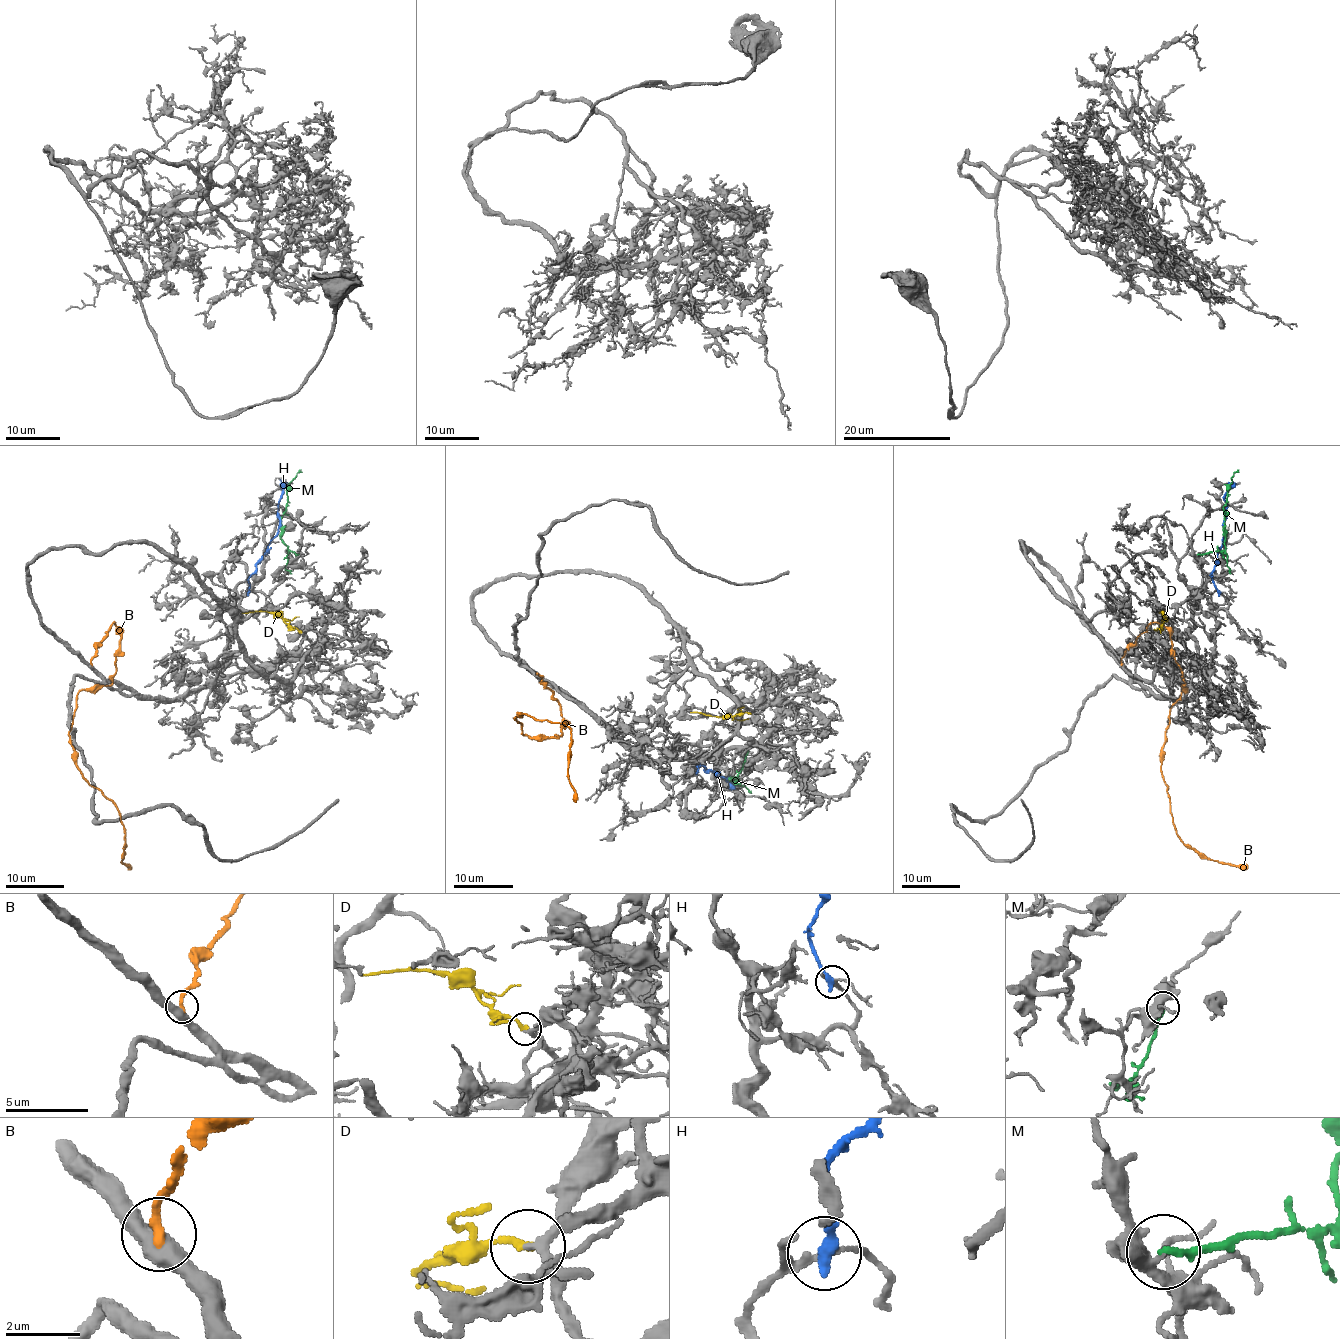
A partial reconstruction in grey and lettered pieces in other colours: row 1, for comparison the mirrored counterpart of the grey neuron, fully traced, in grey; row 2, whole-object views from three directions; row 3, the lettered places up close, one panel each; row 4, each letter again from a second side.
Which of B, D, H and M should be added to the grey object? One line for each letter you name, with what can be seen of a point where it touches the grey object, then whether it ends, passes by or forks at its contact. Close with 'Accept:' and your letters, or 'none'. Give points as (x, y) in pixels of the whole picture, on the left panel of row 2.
D: contact (300, 632); it ends
Accept: D

